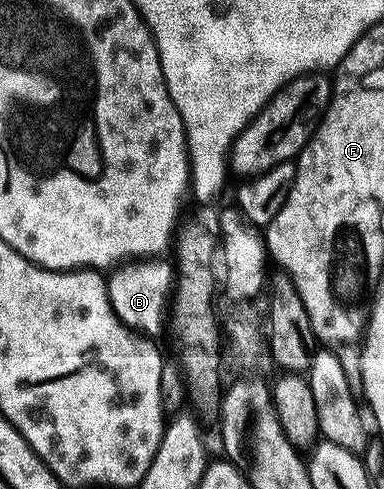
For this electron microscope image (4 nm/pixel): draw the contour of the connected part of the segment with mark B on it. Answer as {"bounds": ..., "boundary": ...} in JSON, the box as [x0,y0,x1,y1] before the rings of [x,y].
{"bounds":[106,257,176,337],"boundary":[[[158,257],[149,261],[136,261],[119,266],[111,270],[108,275],[106,292],[110,298],[110,304],[119,322],[134,333],[141,333],[146,337],[163,334],[164,324],[168,319],[168,300],[172,295],[172,286],[176,279],[176,271]]]}

